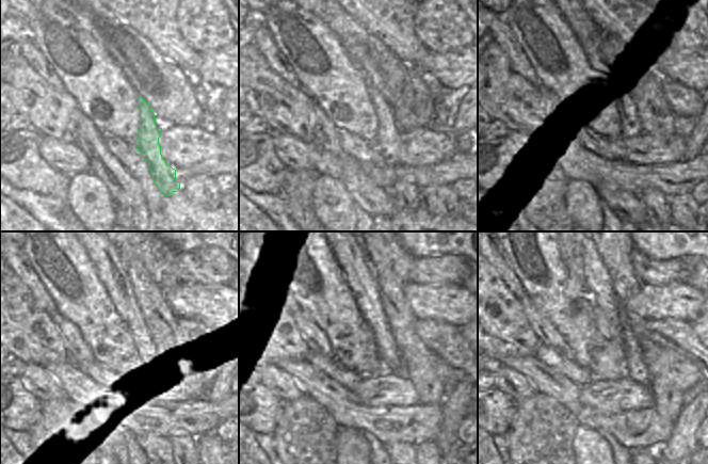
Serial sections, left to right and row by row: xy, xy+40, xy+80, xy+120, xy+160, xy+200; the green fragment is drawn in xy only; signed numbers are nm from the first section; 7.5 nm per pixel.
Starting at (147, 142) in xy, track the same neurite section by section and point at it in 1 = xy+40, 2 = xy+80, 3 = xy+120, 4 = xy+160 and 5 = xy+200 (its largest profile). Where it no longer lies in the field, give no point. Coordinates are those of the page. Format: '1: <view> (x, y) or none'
1: xy+40 (386, 141)
2: xy+80 (590, 36)
3: xy+120 (113, 274)
4: xy+160 (350, 256)
5: xy+200 (598, 281)

